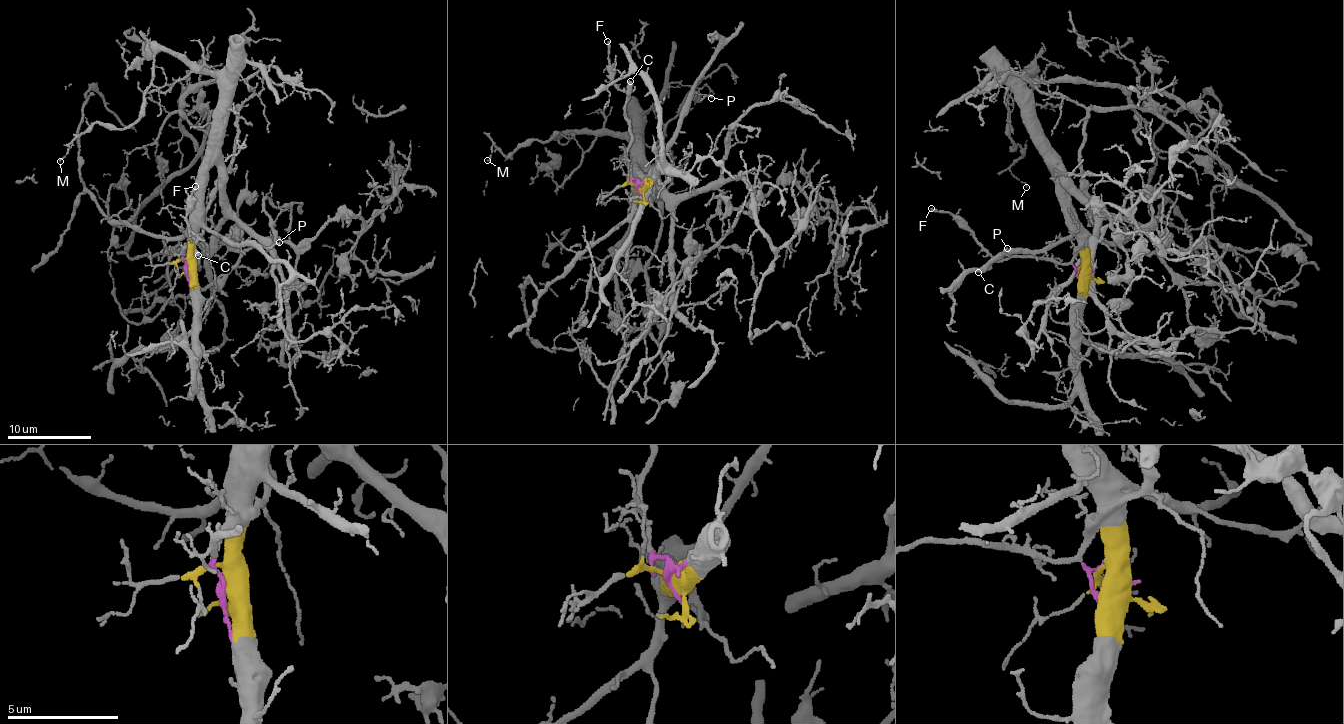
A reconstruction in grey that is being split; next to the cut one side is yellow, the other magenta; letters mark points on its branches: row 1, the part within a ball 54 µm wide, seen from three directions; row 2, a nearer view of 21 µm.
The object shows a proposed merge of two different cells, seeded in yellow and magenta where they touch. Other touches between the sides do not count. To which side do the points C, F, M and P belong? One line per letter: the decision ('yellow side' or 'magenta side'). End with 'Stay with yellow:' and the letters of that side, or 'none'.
C: magenta side
F: magenta side
M: yellow side
P: yellow side
Stay with yellow: M, P

